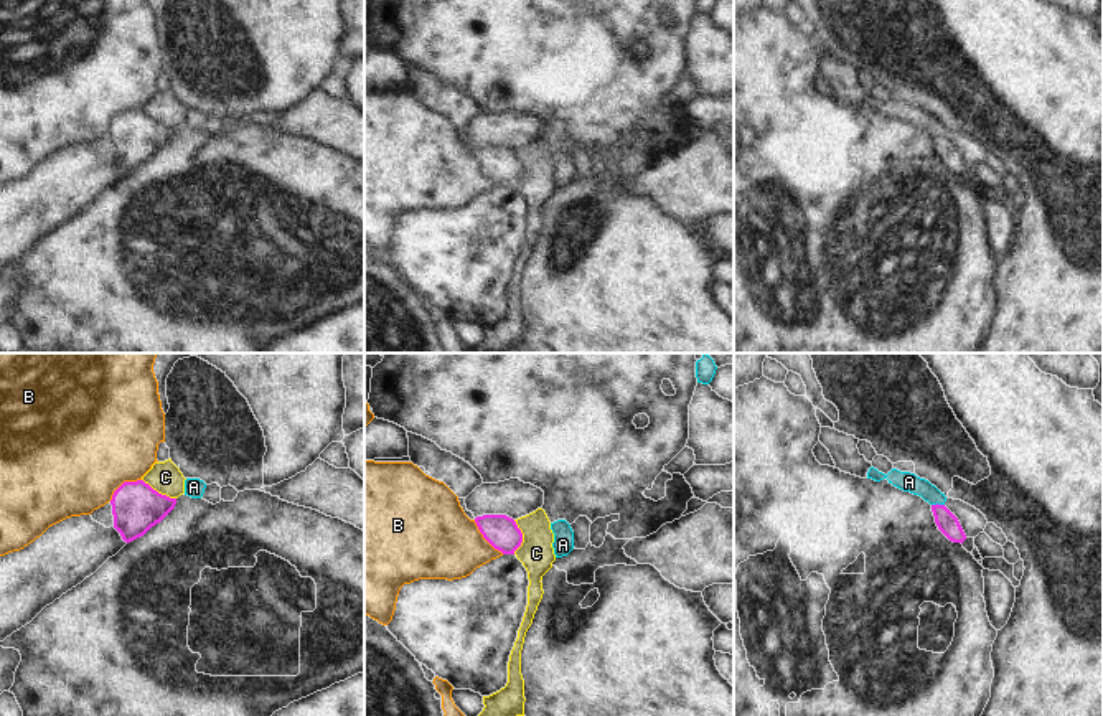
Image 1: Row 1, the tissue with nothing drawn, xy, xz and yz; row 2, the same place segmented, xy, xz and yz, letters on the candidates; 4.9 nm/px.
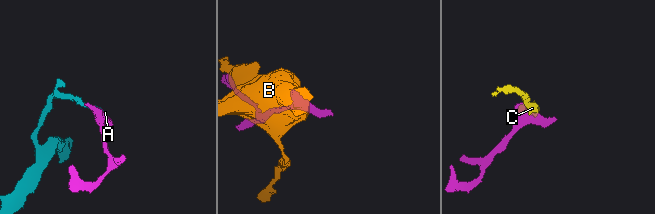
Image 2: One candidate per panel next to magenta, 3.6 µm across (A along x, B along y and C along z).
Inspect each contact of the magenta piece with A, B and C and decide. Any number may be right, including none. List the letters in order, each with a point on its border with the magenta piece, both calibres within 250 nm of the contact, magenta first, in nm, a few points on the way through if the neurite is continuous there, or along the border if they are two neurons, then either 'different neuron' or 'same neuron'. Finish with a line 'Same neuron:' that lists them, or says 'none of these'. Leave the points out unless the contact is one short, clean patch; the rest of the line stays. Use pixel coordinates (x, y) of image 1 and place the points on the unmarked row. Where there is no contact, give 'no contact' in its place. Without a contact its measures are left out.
A: yz (937, 134) | 100/100 nm | along yz (943, 134), (932, 136) | different neuron
B: xz (485, 169) | 160/380 nm | along xz (474, 150), (478, 162), (503, 183) | different neuron
C: xy (157, 122) | 240/160 nm | along xy (142, 109), (159, 122), (175, 129) | different neuron
Same neuron: none of these

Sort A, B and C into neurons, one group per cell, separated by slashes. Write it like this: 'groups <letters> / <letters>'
groups A / B / C

